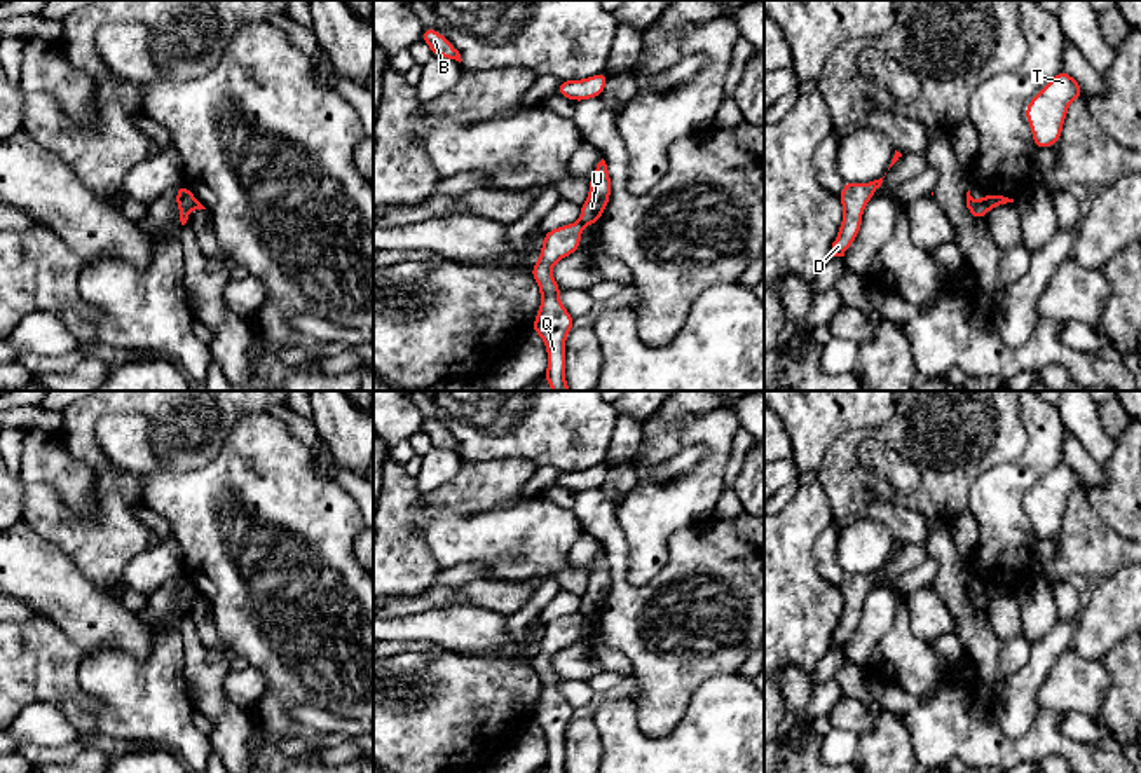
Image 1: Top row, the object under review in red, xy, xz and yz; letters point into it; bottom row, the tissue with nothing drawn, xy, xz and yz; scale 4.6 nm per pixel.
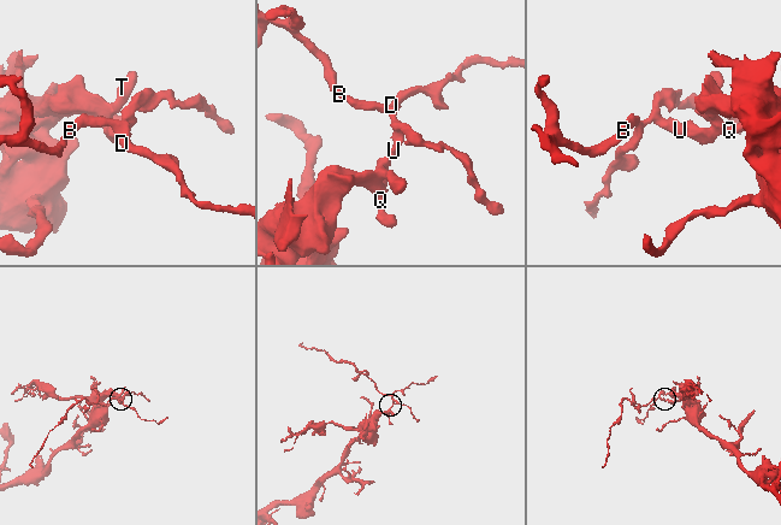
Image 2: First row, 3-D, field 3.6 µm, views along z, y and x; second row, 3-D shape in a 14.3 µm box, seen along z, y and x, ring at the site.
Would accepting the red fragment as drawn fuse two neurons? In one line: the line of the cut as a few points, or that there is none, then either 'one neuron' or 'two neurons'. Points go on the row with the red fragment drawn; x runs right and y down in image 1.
yz (984, 198), (990, 208) | two neurons

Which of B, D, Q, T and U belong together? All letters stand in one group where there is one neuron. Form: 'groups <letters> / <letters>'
groups B D U / Q T

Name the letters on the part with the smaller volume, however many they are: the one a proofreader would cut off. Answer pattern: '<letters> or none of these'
B, D, U

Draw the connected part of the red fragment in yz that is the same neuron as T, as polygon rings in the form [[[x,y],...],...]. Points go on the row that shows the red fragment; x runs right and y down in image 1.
[[[1064,70],[1040,89],[1024,110],[1035,148],[1050,148],[1061,140],[1069,103],[1082,96],[1082,86]]]

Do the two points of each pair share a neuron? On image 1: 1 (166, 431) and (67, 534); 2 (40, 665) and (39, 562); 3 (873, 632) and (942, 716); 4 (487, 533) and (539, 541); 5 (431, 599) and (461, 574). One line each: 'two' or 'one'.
1: one
2: two
3: two
4: one
5: two

